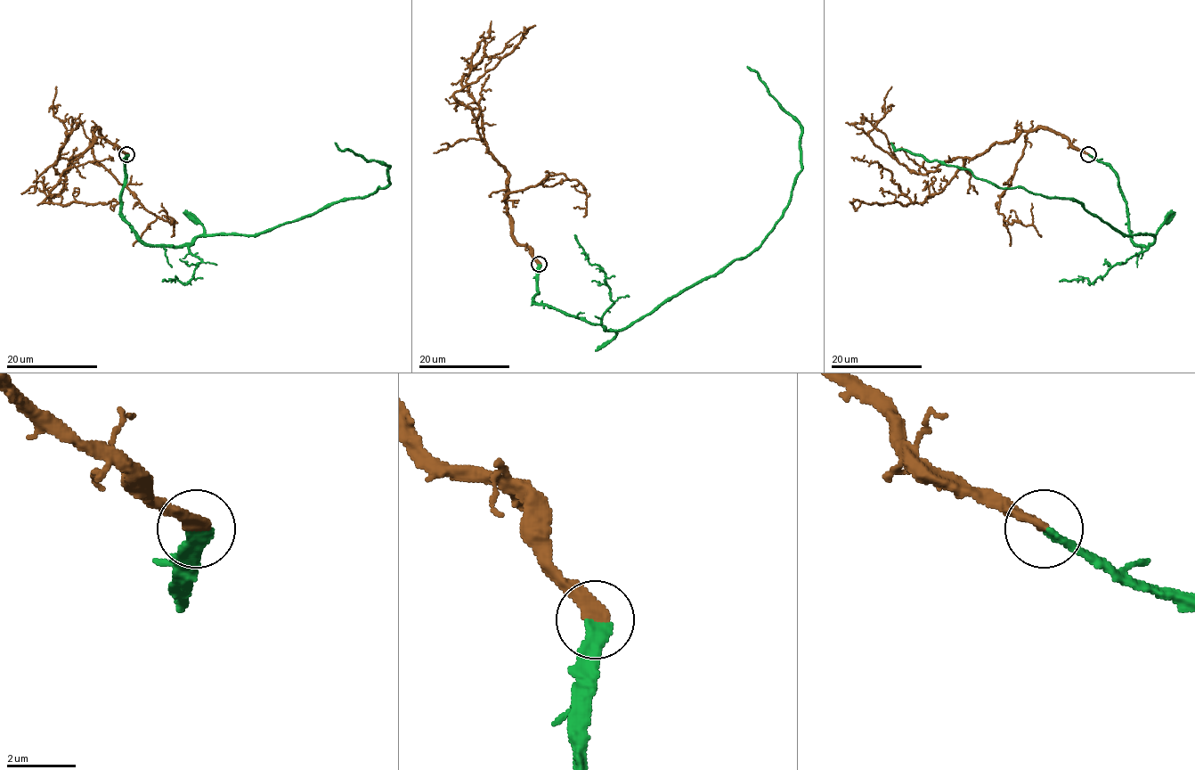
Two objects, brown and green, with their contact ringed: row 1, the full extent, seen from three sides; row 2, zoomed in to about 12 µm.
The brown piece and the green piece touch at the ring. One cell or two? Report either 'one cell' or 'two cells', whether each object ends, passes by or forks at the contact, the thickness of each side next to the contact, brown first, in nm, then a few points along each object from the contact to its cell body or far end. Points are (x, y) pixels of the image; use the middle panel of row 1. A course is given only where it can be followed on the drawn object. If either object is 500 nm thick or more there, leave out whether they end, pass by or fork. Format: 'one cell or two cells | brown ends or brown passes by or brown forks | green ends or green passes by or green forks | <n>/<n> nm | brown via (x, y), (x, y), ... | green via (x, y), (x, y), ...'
one cell | brown ends | green ends | 360/320 nm | brown via (539, 264), (514, 237), (508, 171), (453, 94), (484, 57), (522, 32), (521, 40) | green via (538, 264), (534, 304), (623, 330), (751, 253), (791, 199), (801, 169), (801, 126), (746, 66)

